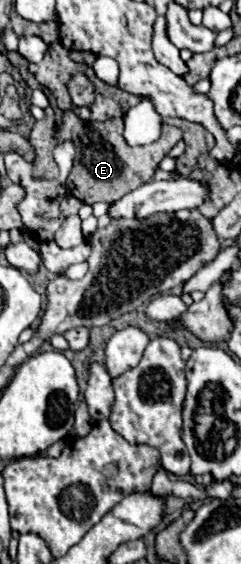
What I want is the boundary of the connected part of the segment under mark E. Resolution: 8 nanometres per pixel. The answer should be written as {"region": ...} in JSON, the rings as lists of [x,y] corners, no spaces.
{"region":[[[66,113],[62,135],[76,145],[76,161],[66,181],[68,193],[72,197],[88,205],[94,205],[98,201],[118,201],[132,189],[152,181],[152,175],[158,163],[182,139],[180,127],[162,125],[162,135],[158,141],[154,141],[152,145],[144,145],[144,147],[130,147],[122,137],[122,129],[124,129],[122,117],[86,123],[74,113]]]}

